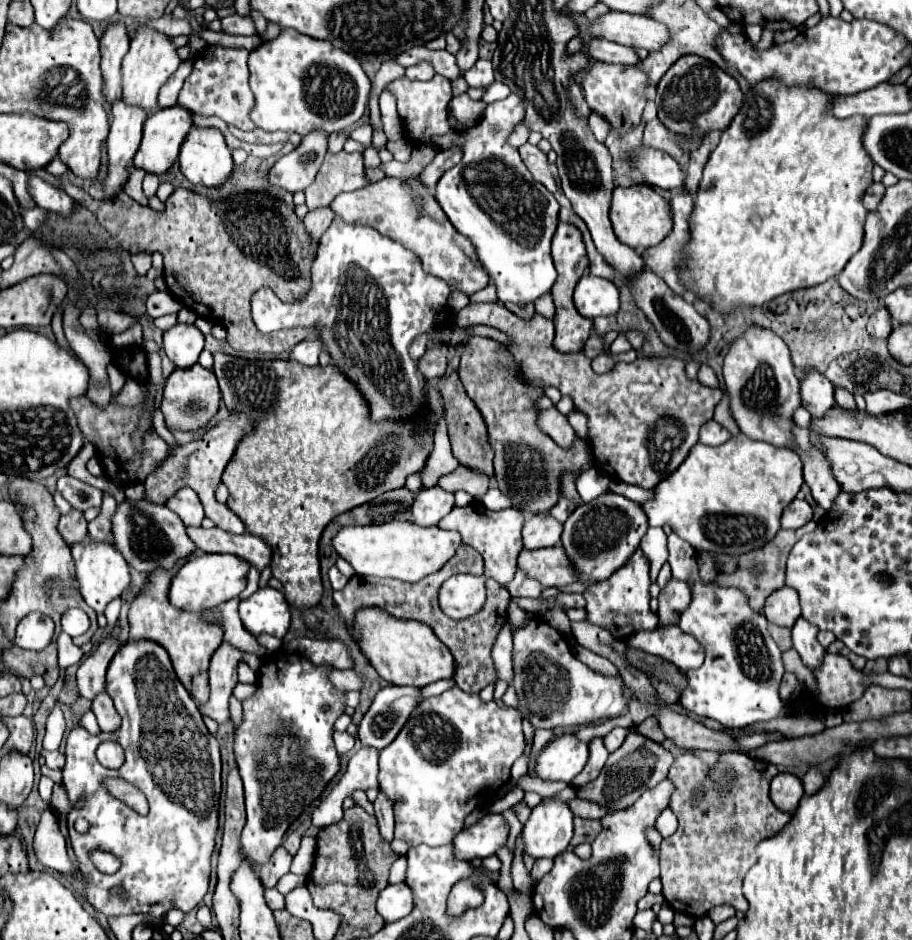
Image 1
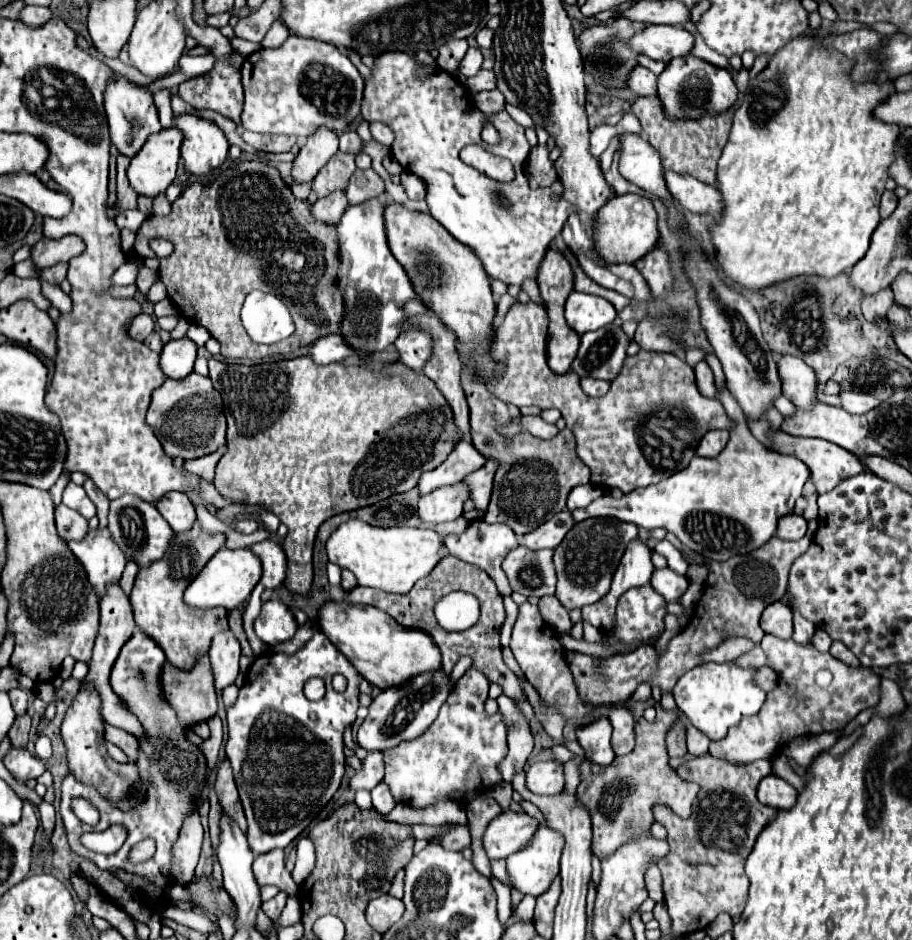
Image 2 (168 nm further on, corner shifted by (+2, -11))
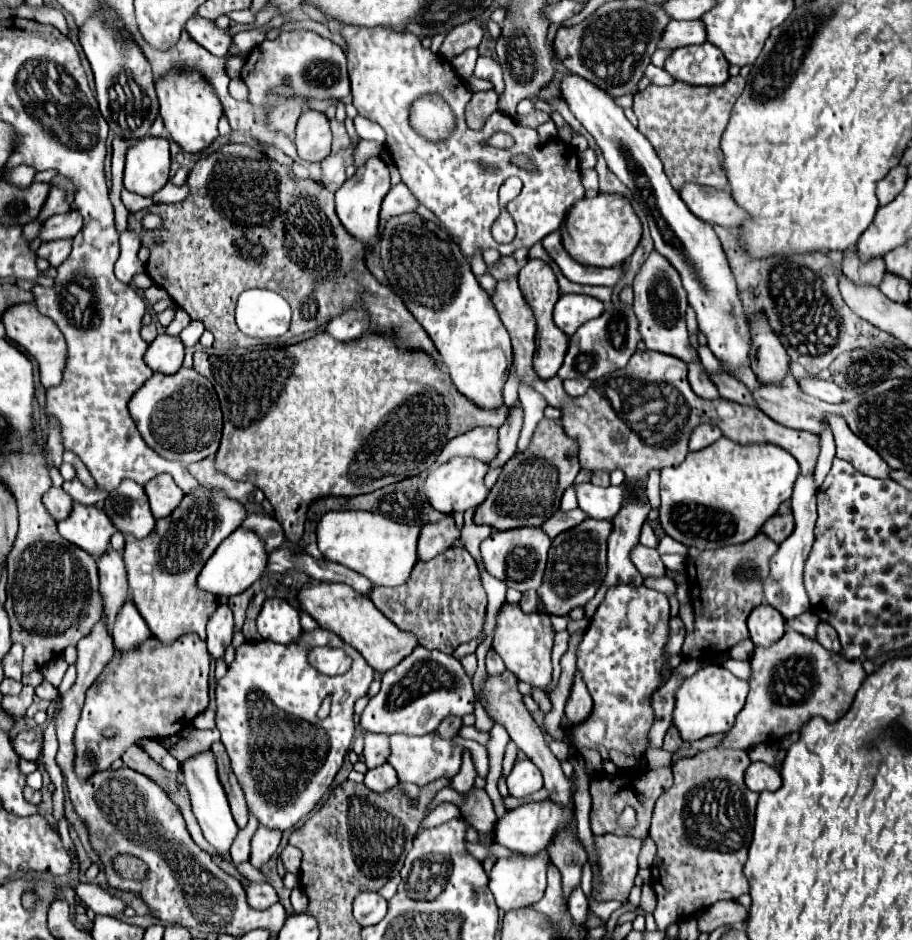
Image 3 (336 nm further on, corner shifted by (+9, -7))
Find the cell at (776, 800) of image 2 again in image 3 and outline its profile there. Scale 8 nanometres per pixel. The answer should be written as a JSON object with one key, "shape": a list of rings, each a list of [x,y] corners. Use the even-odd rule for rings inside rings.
{"shape":[[[752,763],[744,775],[746,779],[746,787],[750,791],[762,793],[762,791],[778,791],[782,785],[782,777],[780,773],[766,765],[766,763]]]}

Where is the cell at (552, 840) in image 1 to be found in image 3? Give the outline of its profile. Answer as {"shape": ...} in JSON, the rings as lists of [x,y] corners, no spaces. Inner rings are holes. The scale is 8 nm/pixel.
{"shape":[[[538,851],[536,855],[512,855],[506,859],[498,859],[490,871],[490,891],[496,899],[496,905],[502,911],[520,909],[536,903],[546,889],[546,871],[550,865],[548,851]]]}

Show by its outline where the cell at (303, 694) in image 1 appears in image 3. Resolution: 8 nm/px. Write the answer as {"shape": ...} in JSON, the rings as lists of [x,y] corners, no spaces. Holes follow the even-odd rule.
{"shape":[[[320,627],[312,631],[304,631],[296,641],[288,645],[260,641],[260,643],[244,643],[236,649],[234,663],[228,667],[226,677],[222,677],[216,687],[216,705],[218,705],[216,727],[222,733],[222,743],[228,751],[232,771],[244,791],[248,811],[258,819],[260,825],[268,829],[288,831],[318,805],[322,795],[332,785],[336,773],[340,771],[346,751],[352,745],[354,701],[366,695],[372,679],[374,679],[374,671],[364,661],[364,657],[360,657],[358,651],[346,645],[338,635]],[[326,645],[340,647],[350,655],[352,667],[348,673],[330,677],[316,671],[308,663],[308,651]],[[328,695],[332,695],[332,711],[326,719],[318,719],[316,713],[324,697]]]}

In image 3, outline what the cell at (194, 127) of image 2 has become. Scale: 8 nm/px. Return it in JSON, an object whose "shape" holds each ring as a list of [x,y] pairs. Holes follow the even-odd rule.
{"shape":[[[188,73],[172,75],[172,79],[160,79],[160,83],[156,83],[156,93],[164,125],[184,153],[202,153],[214,143],[214,139],[218,137],[218,121],[222,117],[222,107],[216,95],[208,91],[208,83],[202,75]]]}

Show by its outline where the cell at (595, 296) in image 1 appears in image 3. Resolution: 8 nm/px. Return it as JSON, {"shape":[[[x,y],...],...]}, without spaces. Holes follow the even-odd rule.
{"shape":[[[566,293],[566,295],[560,295],[554,307],[554,323],[566,335],[574,335],[578,327],[600,317],[602,313],[604,313],[604,305],[596,297]]]}

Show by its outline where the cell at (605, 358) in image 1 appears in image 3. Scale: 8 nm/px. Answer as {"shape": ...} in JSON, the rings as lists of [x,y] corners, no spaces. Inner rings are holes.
{"shape":[[[572,379],[572,381],[564,383],[564,389],[568,395],[580,397],[580,395],[584,395],[584,391],[588,391],[590,385],[592,385],[592,381],[588,381],[588,379]]]}

